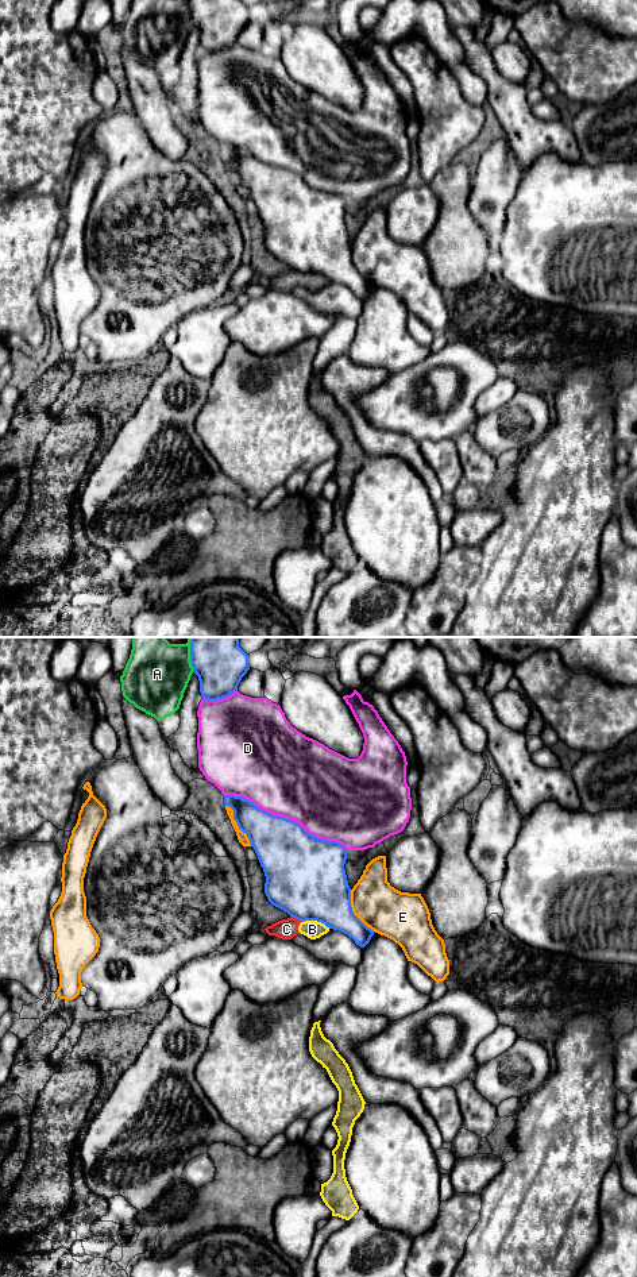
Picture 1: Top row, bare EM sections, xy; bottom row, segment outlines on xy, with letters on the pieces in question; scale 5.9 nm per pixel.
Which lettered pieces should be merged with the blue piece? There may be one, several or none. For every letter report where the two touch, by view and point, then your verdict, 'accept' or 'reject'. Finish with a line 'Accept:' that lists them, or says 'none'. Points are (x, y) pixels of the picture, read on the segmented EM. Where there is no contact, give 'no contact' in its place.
A: meets blue in xy at (190, 655); reject
B: meets blue in xy at (316, 919); reject
C: meets blue in xy at (296, 918); reject
D: meets blue in xy at (286, 818); reject
E: meets blue in xy at (352, 913); reject
Accept: none

